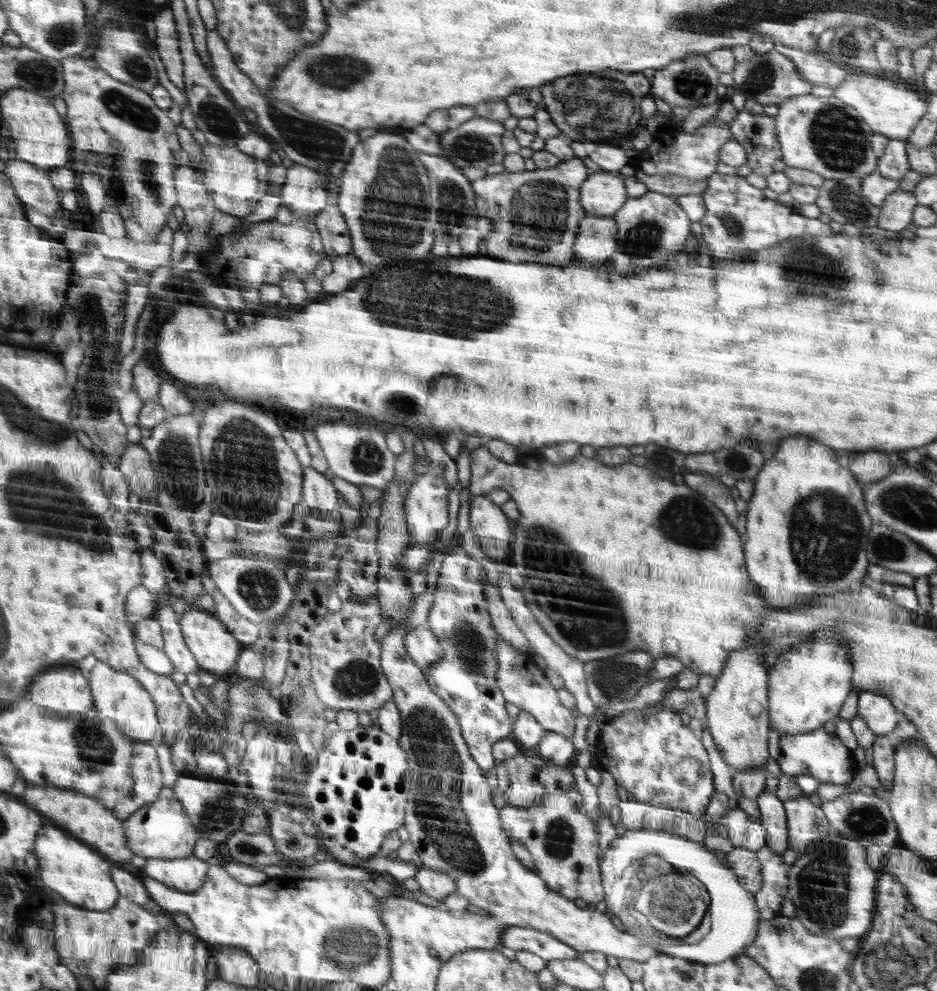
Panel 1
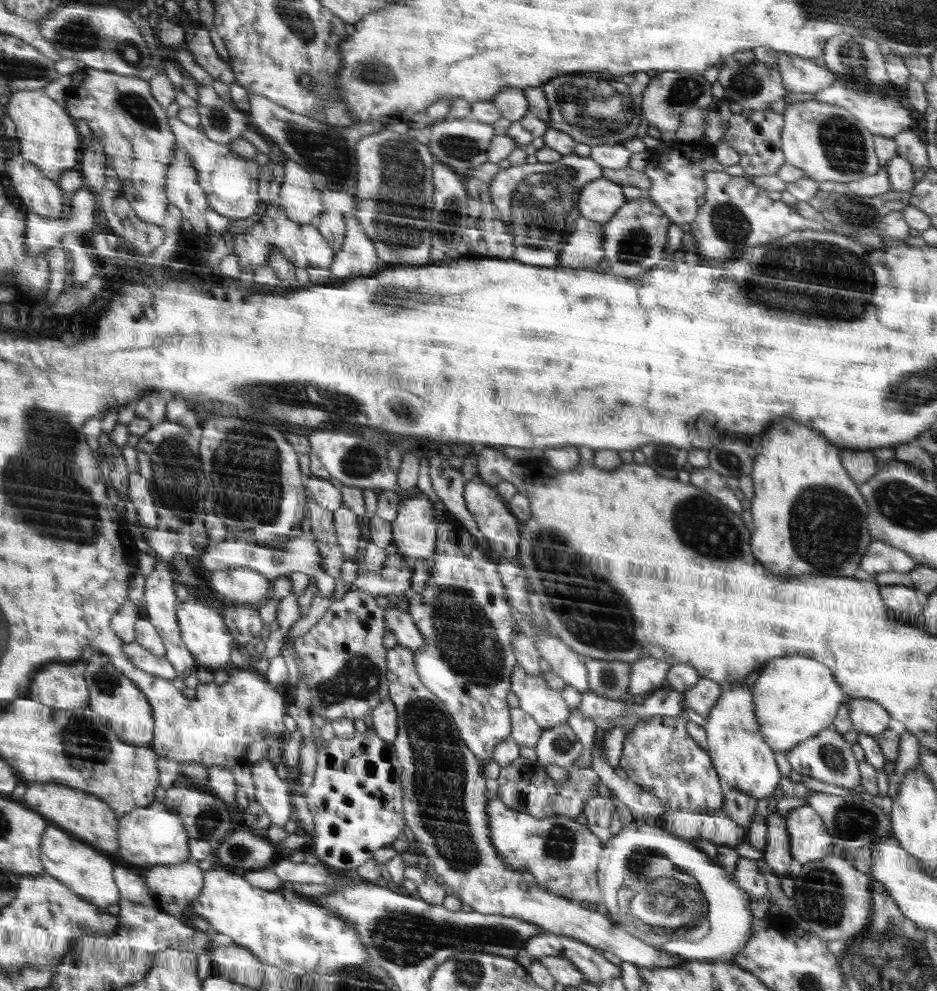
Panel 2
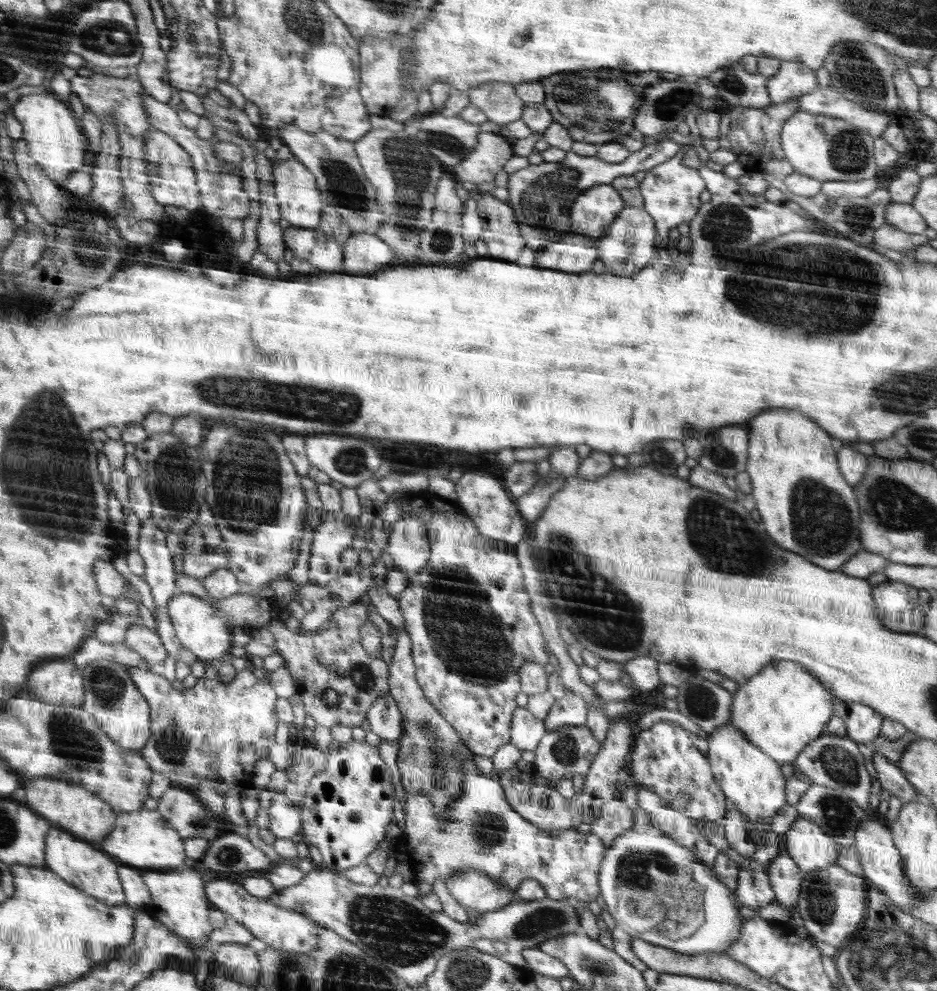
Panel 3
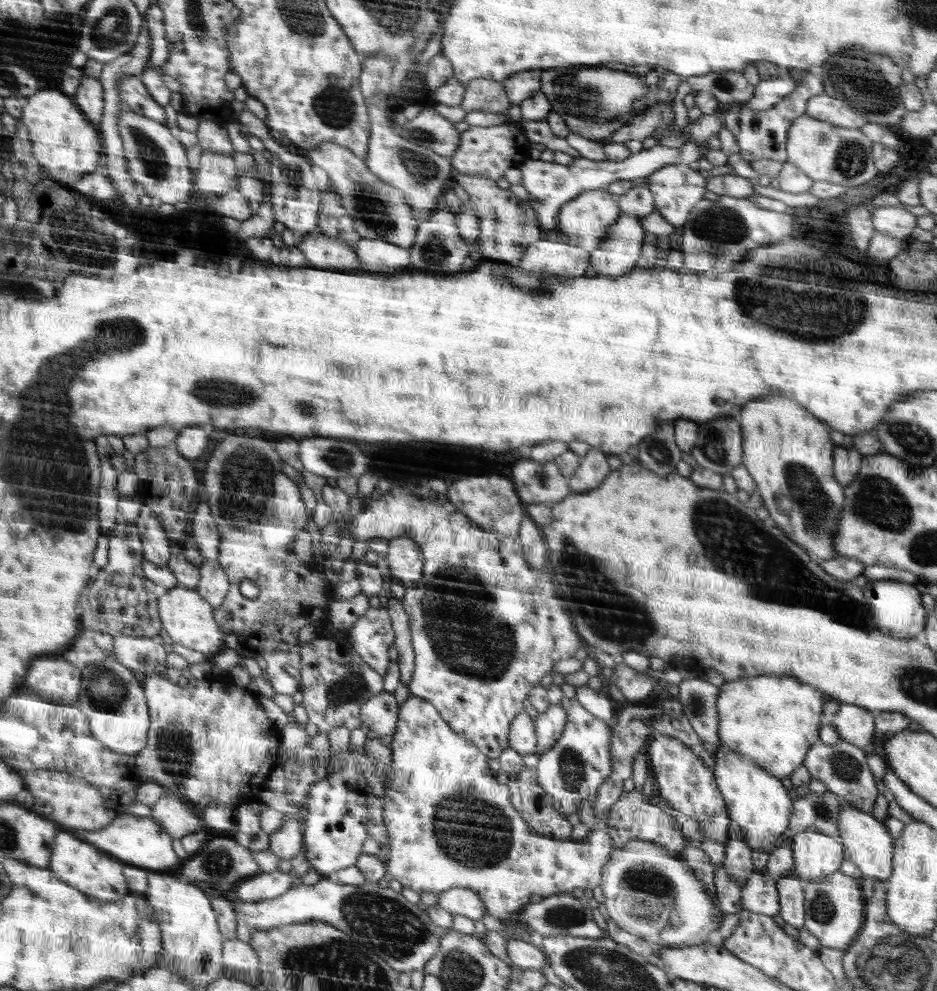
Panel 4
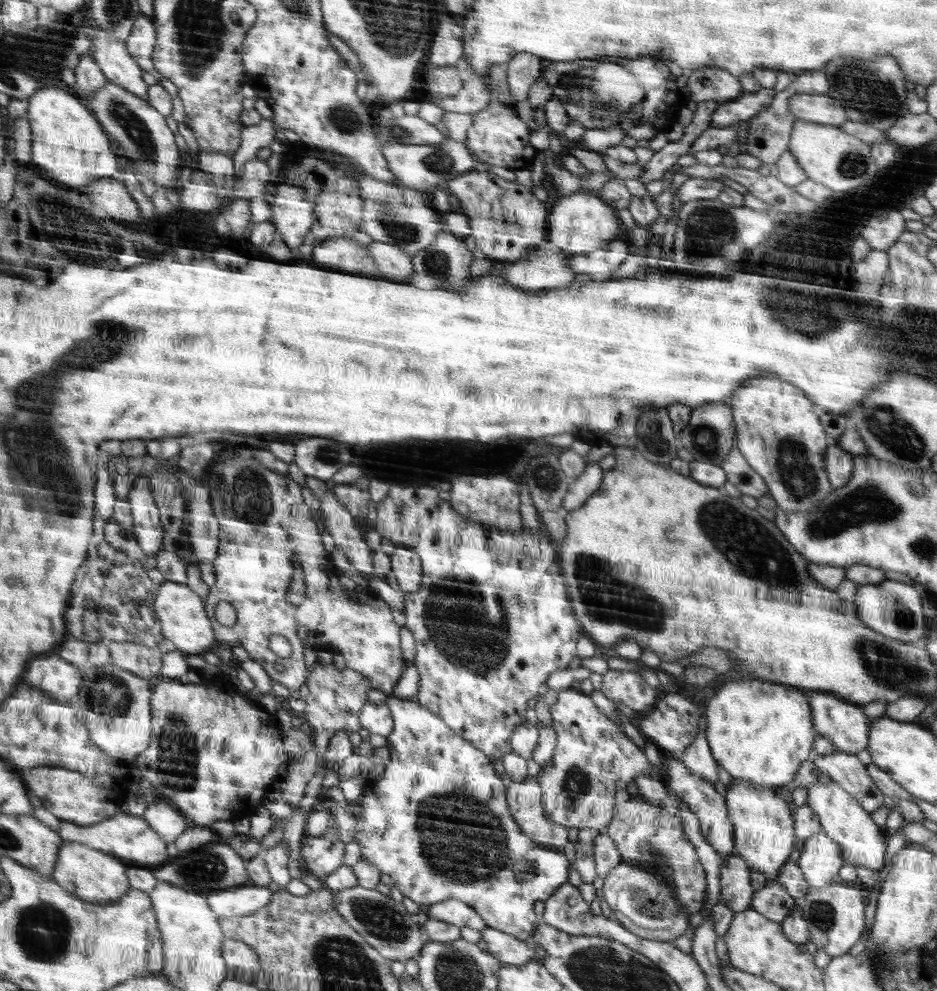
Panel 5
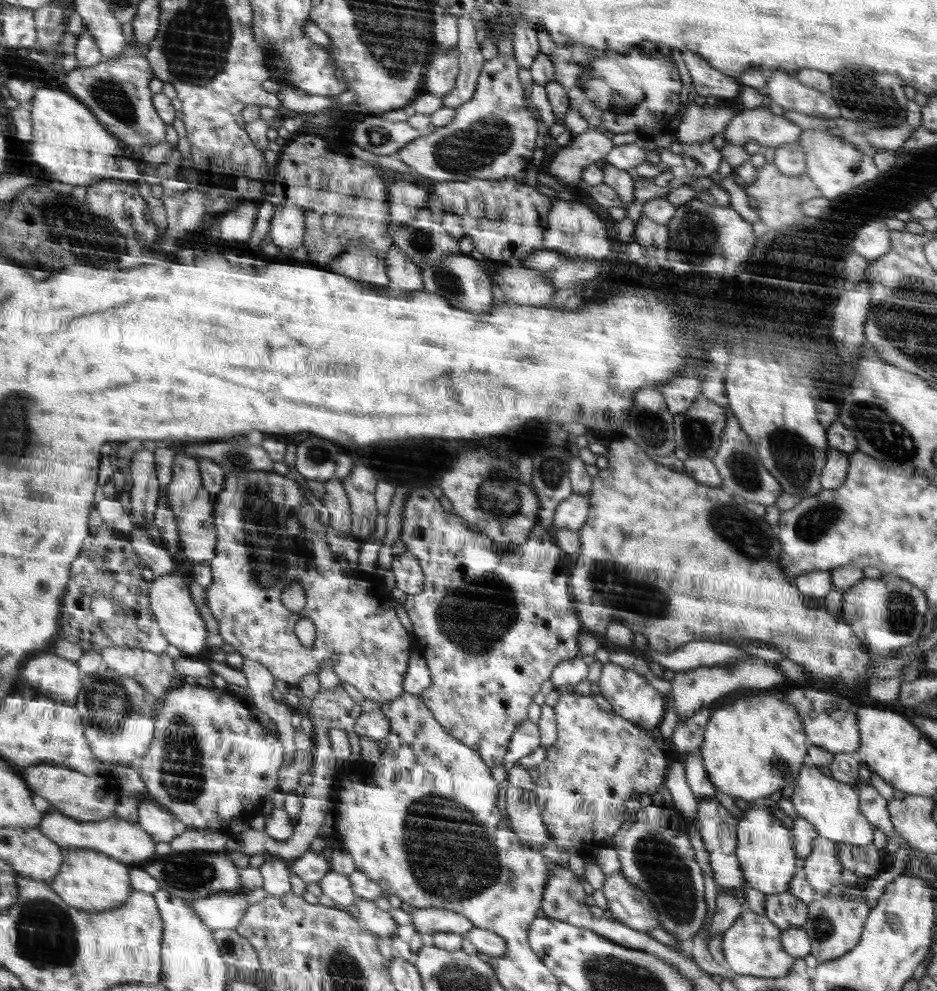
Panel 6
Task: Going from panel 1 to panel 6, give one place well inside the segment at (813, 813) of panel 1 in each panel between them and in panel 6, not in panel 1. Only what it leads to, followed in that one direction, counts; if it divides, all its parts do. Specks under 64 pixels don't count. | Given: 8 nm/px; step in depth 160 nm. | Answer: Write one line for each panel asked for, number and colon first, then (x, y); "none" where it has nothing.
2: (809, 838)
3: (812, 849)
4: (816, 855)
5: (821, 859)
6: (822, 867)

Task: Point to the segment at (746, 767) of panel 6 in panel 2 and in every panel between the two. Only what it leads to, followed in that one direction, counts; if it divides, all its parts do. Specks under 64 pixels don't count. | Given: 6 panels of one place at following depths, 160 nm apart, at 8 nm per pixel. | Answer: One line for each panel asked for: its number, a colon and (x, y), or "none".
2: (796, 697)
3: (781, 709)
4: (773, 720)
5: (760, 732)

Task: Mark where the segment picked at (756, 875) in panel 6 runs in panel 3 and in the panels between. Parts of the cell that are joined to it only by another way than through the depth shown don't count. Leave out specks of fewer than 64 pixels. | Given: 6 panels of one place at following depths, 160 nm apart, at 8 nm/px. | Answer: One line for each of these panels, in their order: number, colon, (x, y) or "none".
3: (752, 780)
4: (759, 805)
5: (765, 830)

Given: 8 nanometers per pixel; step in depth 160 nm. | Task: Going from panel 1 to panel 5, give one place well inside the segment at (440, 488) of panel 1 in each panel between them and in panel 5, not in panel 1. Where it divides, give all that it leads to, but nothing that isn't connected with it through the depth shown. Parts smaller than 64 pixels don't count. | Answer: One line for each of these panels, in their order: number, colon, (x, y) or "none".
2: (414, 531)
3: (408, 545)
4: (406, 562)
5: (405, 564)

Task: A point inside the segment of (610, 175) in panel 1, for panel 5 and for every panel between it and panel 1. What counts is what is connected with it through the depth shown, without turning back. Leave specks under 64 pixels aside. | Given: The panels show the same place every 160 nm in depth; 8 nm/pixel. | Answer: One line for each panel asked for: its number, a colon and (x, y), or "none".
2: (600, 200)
3: (597, 208)
4: (586, 220)
5: (580, 223)

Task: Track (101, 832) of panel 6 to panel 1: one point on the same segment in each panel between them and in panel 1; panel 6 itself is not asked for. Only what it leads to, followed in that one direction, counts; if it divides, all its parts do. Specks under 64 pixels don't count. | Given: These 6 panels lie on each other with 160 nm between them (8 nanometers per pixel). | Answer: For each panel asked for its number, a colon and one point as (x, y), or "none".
1: (162, 829)
2: (151, 835)
3: (143, 838)
4: (142, 841)
5: (128, 837)

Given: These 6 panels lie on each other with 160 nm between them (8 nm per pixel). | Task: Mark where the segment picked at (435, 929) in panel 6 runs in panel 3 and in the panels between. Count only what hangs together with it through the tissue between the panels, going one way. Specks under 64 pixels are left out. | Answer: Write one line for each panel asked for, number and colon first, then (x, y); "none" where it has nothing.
3: (473, 890)
4: (460, 901)
5: (459, 914)

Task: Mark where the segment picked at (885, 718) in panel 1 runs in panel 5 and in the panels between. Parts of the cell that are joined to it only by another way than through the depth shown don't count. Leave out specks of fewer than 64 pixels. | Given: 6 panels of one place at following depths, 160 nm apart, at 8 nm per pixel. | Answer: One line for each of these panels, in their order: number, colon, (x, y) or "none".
2: (868, 717)
3: (863, 724)
4: (855, 724)
5: (845, 724)

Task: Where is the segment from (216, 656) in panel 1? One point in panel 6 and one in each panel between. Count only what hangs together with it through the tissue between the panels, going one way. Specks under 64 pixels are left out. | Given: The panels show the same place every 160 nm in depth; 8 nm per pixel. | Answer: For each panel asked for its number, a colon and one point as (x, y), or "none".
2: (203, 630)
3: (194, 620)
4: (189, 620)
5: (181, 612)
6: (181, 622)

